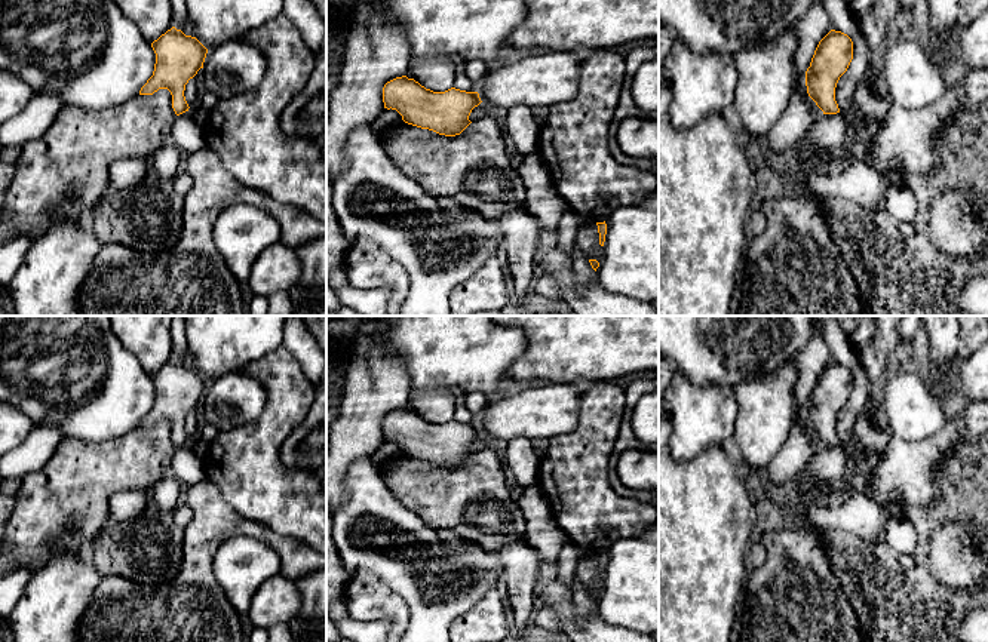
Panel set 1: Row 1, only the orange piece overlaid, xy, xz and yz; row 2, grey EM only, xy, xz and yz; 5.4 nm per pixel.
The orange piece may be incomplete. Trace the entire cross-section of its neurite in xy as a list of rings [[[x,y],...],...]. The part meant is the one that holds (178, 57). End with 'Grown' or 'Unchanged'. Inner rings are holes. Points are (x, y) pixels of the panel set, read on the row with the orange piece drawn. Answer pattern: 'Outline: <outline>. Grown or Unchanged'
Outline: [[[175,27],[154,40],[151,47],[156,53],[154,71],[139,95],[168,89],[172,95],[172,108],[180,116],[190,108],[184,96],[185,85],[203,68],[208,49],[196,37],[185,36]]]. Unchanged

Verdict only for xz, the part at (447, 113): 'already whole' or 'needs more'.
already whole

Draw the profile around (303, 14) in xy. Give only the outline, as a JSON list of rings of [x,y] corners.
[[[283,0],[283,13],[297,27],[307,47],[316,53],[325,43],[326,24],[312,0]]]

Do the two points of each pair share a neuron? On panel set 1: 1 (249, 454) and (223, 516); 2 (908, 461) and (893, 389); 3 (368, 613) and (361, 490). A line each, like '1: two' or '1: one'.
1: two
2: two
3: two

